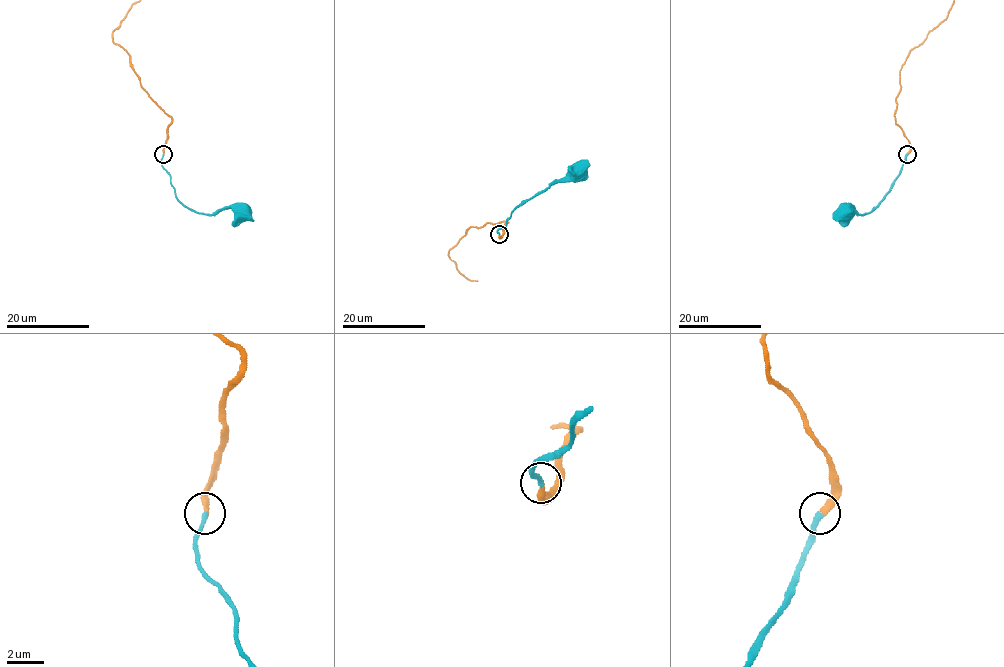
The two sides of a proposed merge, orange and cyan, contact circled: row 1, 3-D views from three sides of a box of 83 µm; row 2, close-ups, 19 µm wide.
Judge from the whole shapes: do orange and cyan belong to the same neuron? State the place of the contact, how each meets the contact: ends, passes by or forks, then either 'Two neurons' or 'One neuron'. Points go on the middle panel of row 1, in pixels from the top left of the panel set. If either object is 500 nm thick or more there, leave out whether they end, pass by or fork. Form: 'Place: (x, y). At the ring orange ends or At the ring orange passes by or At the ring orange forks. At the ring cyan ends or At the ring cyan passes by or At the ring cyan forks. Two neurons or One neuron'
Place: (499, 234). At the ring orange ends. At the ring cyan ends. One neuron

